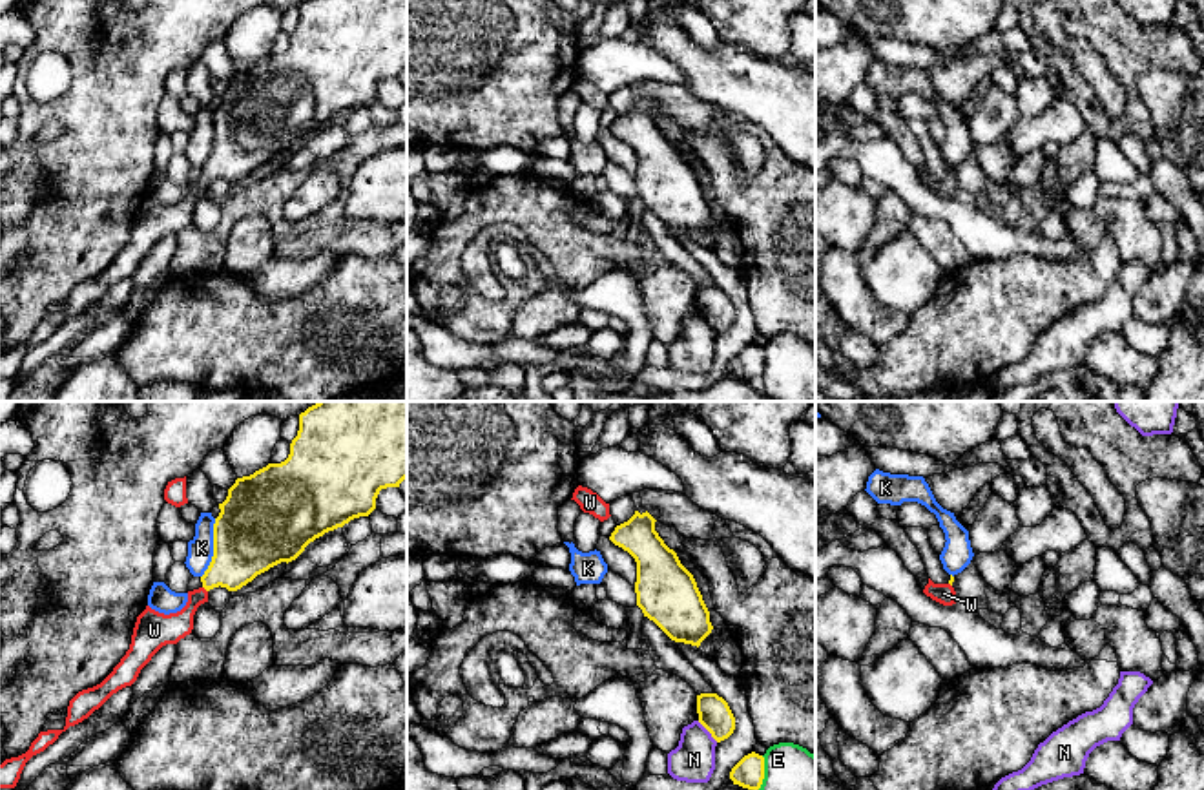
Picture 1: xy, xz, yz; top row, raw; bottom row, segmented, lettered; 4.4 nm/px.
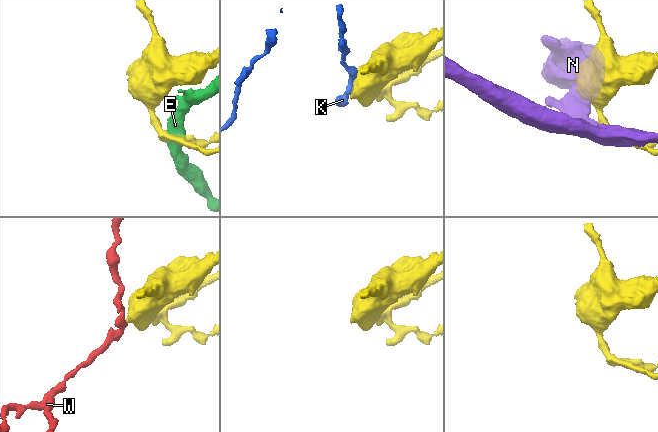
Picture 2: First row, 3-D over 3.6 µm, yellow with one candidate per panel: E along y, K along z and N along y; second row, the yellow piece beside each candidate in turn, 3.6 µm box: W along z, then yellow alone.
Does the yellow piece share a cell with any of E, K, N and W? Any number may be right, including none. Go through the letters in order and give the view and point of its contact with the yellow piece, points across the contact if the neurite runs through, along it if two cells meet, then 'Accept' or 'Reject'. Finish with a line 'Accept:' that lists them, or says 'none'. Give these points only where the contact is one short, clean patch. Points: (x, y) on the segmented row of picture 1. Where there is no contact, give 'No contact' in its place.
E: Touches yellow at xz (763, 772). Reject
K: Touches yellow at xy (214, 548). Reject
N: Touches yellow at xz (708, 730). Boundary: xz (697, 721), (717, 741). Reject
W: Touches yellow at xy (205, 588). Path across: xy (243, 546), (205, 588), (170, 628). Accept
Accept: W

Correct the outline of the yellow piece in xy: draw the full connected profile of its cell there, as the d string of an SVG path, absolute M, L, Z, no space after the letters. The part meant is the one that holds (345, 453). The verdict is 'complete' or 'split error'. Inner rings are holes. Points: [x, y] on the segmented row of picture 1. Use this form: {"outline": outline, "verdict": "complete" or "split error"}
{"outline": "M317 401L299 414L299 431L290 443L290 454L281 463L268 463L250 476L237 478L228 489L228 496L219 504L219 516L213 524L213 556L201 577L202 586L188 591L186 606L177 613L159 613L146 606L137 617L131 644L113 671L97 686L78 691L67 706L66 726L62 730L40 732L31 743L29 750L18 757L5 759L0 764L0 788L15 788L26 763L53 744L62 732L88 719L99 710L113 693L131 686L140 670L151 657L166 644L177 644L192 633L193 615L197 608L208 602L208 591L213 587L226 587L237 591L257 575L268 571L281 562L296 560L305 547L328 531L343 527L354 518L368 516L376 509L376 498L381 489L400 487L407 478L407 401Z", "verdict": "split error"}

